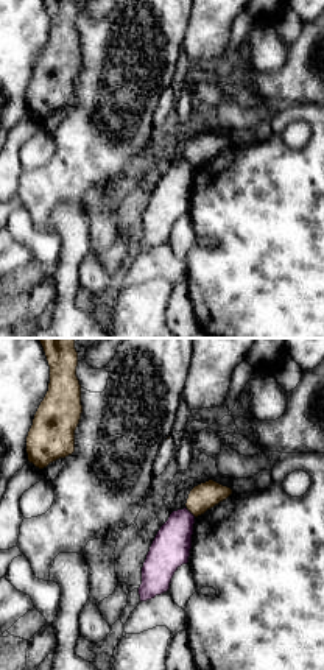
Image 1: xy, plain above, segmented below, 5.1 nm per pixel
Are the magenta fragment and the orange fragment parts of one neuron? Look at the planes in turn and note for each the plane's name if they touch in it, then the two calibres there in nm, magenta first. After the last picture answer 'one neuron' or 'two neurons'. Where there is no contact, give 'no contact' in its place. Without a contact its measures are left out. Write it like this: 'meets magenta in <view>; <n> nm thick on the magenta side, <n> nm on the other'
meets magenta in xy; 200 nm thick on the magenta side, 140 nm on the other

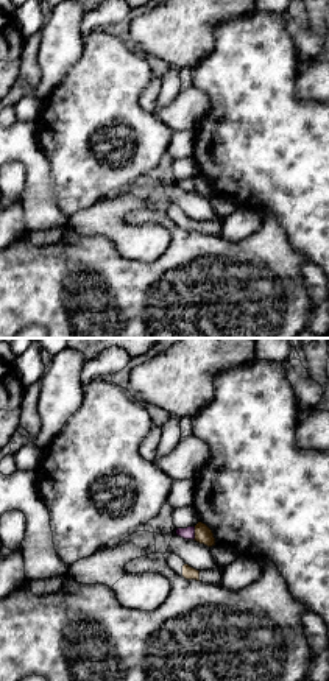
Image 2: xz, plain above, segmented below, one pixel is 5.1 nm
meets magenta in xz; 60 nm thick on the magenta side, 90 nm on the other

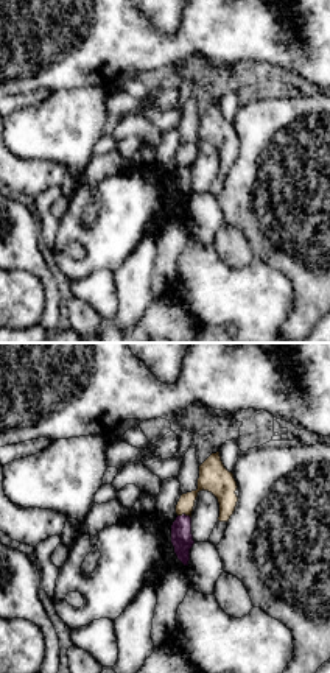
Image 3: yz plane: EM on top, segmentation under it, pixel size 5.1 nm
meets magenta in yz; 110 nm thick on the magenta side, 160 nm on the other

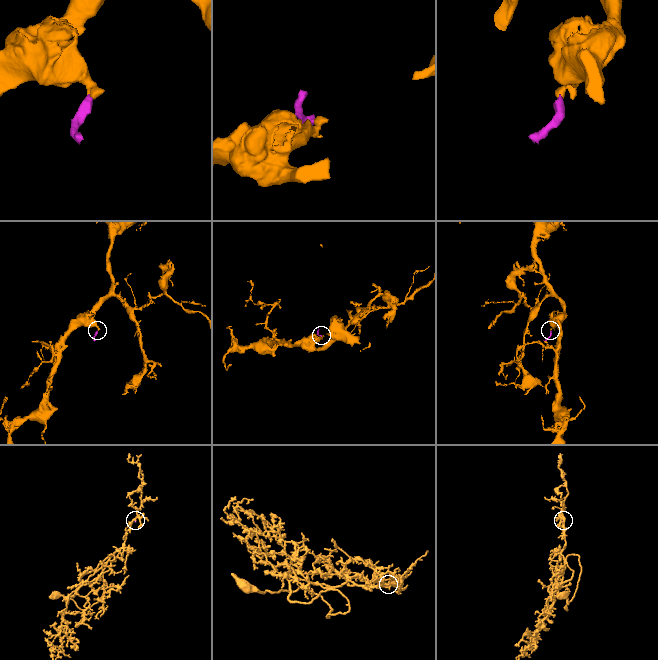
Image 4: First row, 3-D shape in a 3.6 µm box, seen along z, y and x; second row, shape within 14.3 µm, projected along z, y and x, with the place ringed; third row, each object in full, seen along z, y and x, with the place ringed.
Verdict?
two neurons

